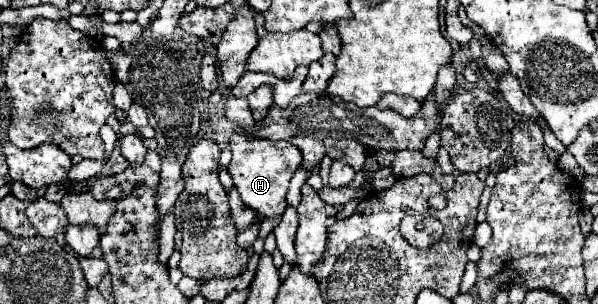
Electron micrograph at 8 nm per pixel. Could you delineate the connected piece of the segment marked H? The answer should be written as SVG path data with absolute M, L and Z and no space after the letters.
M233 134L229 140L233 158L229 174L239 190L241 200L265 218L281 216L287 208L287 188L293 172L301 166L301 152L291 142L269 142L265 138L251 138L249 134Z

